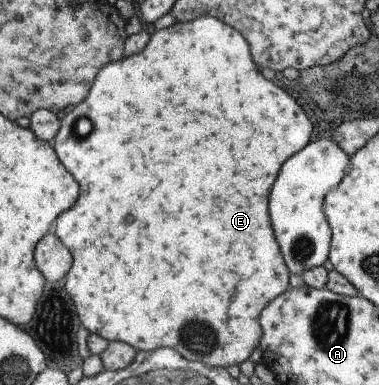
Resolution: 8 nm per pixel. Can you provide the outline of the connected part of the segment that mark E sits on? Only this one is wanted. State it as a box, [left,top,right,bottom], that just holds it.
[51,16,312,366]

